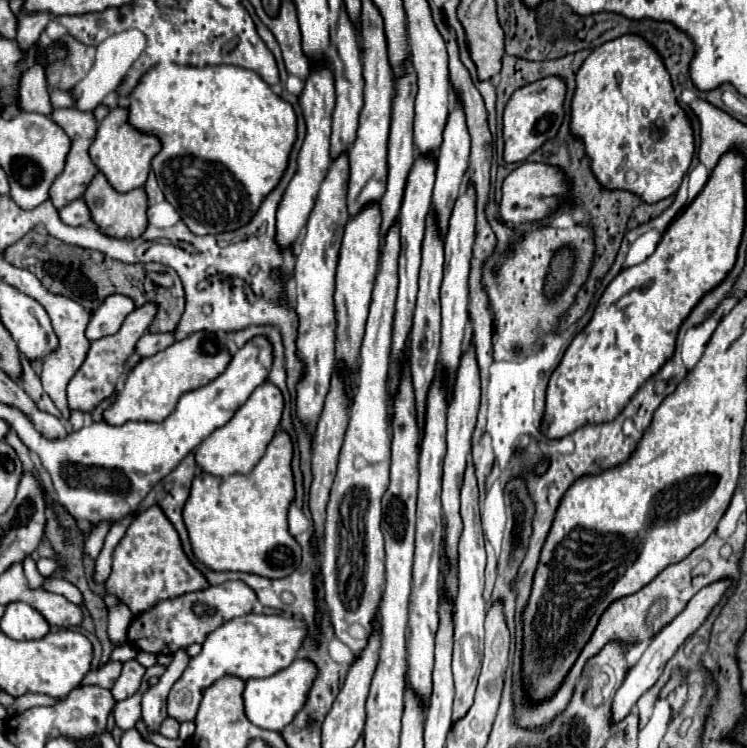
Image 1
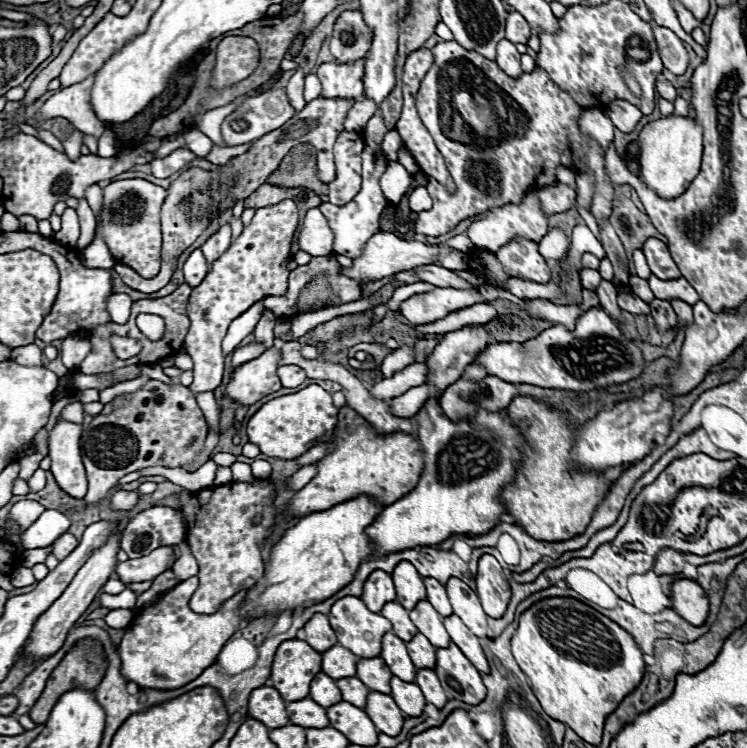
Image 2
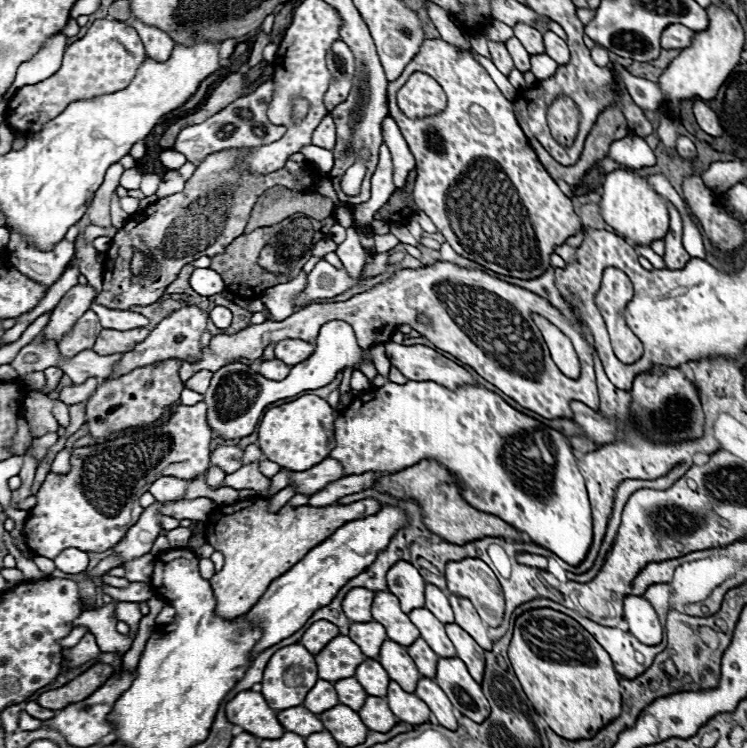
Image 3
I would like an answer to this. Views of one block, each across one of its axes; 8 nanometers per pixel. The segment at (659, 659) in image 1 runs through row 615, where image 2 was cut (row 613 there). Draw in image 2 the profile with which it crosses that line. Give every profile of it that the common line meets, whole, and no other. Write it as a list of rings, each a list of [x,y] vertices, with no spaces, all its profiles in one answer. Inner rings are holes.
[[[676,580],[672,584],[672,608],[690,624],[704,624],[708,610],[710,610],[710,600],[704,592],[704,588],[696,580]]]

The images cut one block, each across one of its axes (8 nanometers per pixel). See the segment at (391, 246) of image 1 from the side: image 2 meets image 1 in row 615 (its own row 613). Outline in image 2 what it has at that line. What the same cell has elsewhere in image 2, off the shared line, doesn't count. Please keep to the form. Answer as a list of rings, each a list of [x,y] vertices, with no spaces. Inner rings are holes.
[[[344,596],[338,602],[334,602],[334,606],[330,608],[328,618],[330,618],[330,626],[334,628],[334,632],[338,636],[338,644],[348,648],[350,652],[354,652],[360,658],[378,656],[380,650],[382,650],[382,636],[392,630],[390,620],[386,620],[380,614],[370,612],[366,608],[366,604],[360,598],[356,598],[356,596]]]

